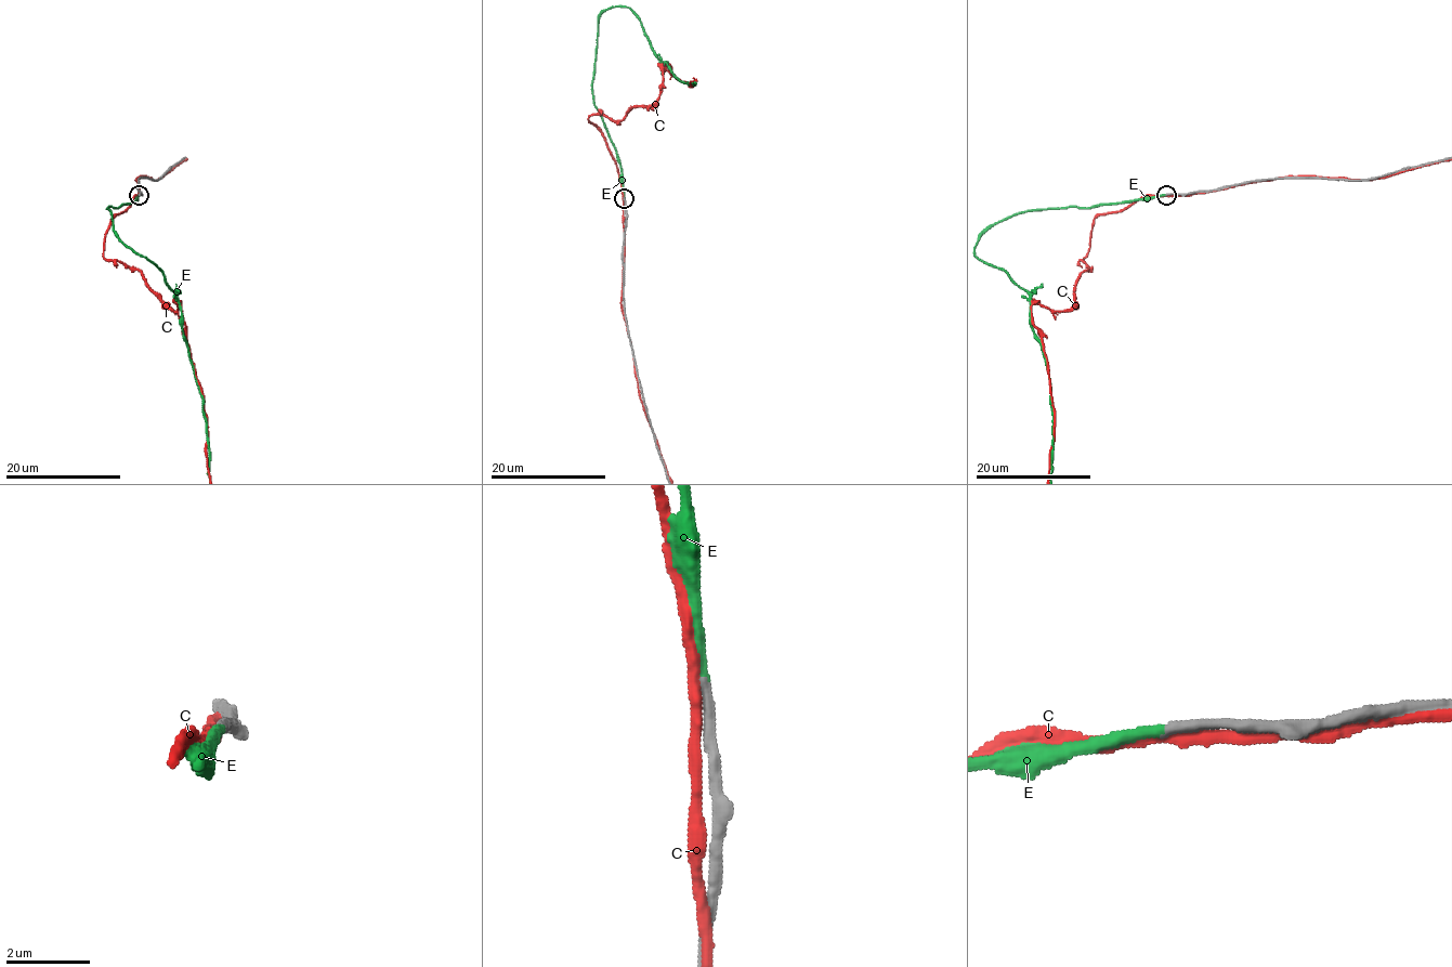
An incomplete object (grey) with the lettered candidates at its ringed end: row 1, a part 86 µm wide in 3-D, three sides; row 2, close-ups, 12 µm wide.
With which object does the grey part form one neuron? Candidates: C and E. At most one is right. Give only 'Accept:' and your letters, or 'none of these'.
Accept: E

